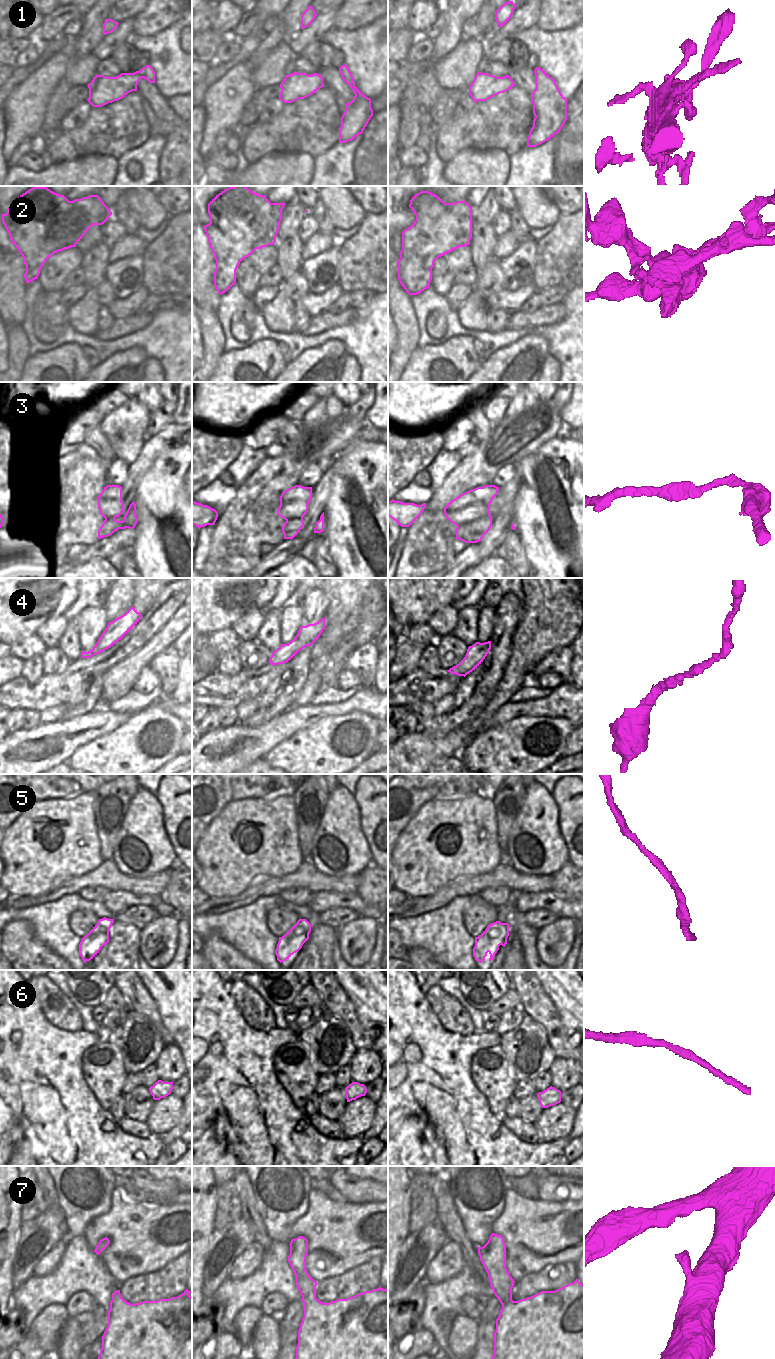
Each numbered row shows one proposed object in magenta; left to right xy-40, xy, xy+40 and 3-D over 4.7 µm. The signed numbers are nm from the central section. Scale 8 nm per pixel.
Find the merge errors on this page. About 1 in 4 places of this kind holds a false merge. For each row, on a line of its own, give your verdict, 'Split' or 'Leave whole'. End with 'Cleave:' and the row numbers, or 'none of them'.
1: Leave whole
2: Split
3: Leave whole
4: Leave whole
5: Leave whole
6: Leave whole
7: Leave whole
Cleave: 2.

